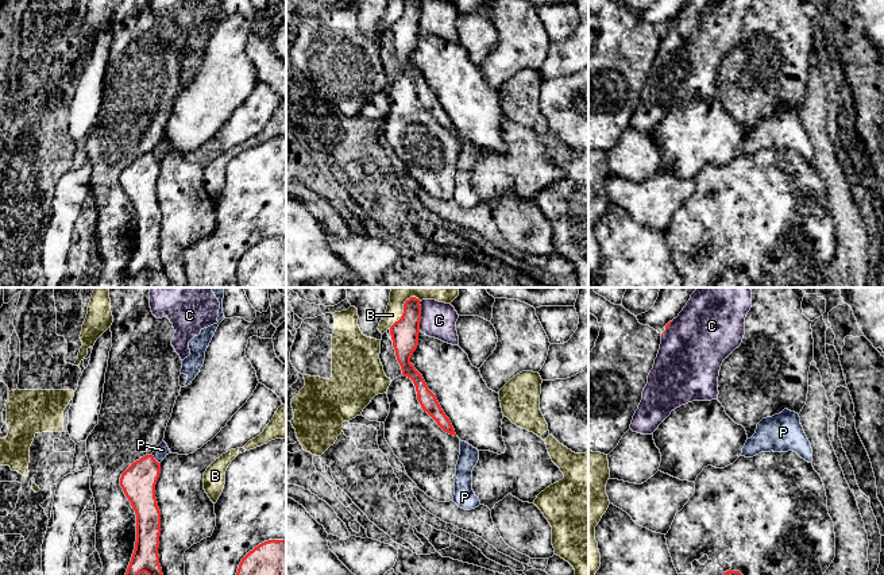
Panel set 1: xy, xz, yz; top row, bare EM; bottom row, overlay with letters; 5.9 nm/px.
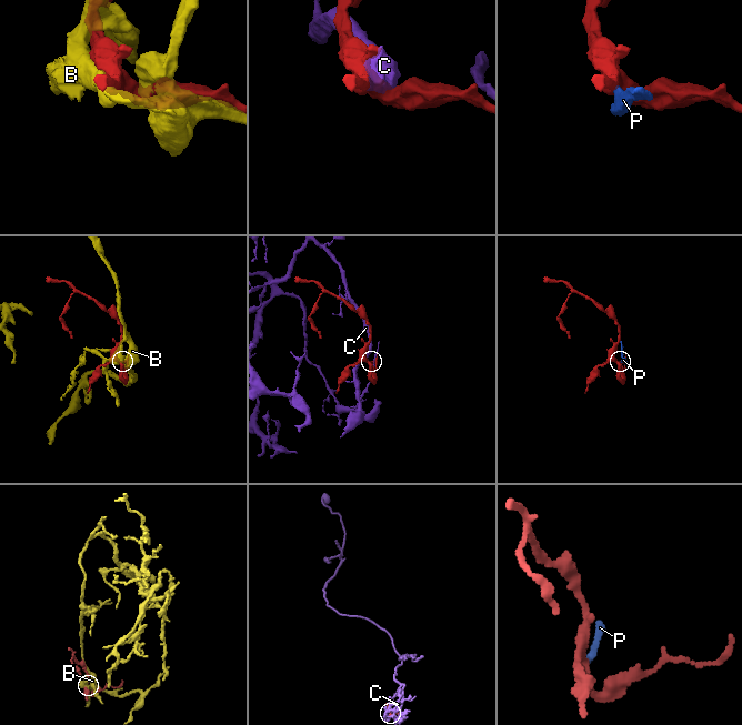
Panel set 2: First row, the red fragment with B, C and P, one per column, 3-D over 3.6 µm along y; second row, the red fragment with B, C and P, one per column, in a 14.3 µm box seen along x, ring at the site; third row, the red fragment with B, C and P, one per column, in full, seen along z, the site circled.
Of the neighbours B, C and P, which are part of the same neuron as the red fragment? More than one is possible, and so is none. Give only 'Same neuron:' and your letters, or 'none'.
Same neuron: none

